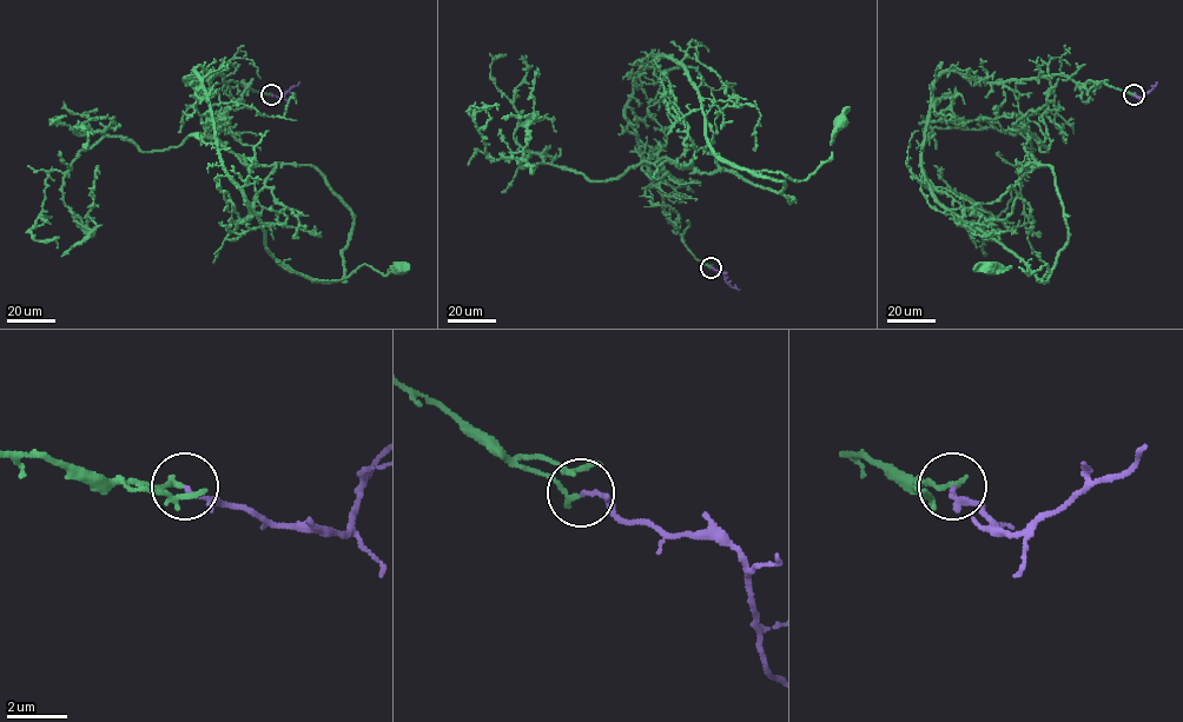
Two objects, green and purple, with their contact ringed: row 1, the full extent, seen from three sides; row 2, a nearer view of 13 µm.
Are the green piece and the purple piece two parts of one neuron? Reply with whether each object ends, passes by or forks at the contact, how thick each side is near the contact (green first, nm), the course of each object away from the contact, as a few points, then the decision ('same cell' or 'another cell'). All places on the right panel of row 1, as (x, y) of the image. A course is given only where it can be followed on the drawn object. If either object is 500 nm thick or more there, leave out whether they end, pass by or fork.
green ends | purple ends | 180/150 nm | green via (1134, 93), (1061, 75), (939, 75), (922, 154), (933, 196), (1038, 280), (1048, 265), (1028, 276), (990, 269) | purple via (1134, 93), (1139, 97), (1147, 93), (1155, 81) | same cell

